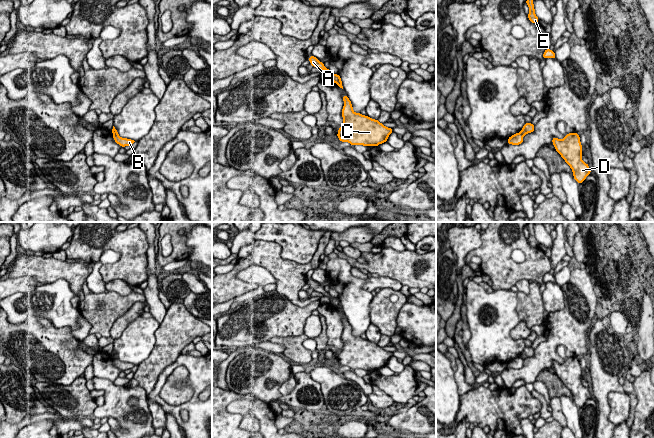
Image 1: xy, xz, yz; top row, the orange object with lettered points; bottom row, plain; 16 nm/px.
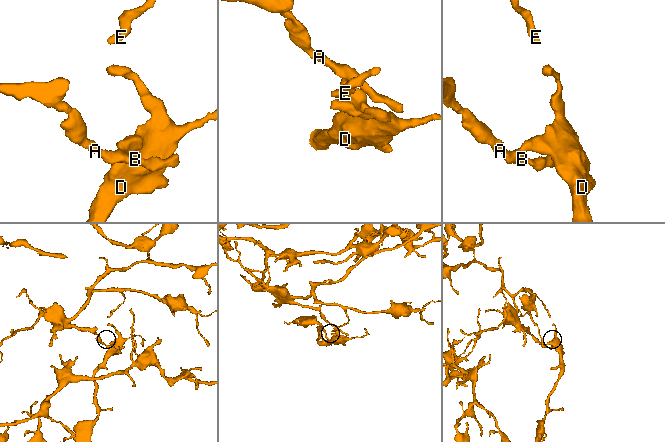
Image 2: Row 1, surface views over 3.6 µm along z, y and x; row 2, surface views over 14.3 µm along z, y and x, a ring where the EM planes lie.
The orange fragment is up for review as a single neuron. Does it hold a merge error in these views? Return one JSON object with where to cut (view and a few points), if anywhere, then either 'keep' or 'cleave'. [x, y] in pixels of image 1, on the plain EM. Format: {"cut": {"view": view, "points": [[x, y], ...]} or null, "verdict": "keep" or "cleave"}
{"cut": {"view": "yz", "points": [[520, 356], [523, 359]]}, "verdict": "cleave"}

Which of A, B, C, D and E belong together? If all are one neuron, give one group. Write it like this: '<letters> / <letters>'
A B E / C D

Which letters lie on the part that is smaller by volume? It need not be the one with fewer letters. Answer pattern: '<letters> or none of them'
C, D

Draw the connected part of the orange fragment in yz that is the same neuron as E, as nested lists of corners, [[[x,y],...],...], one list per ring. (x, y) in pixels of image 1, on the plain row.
[[[528,222],[527,225],[525,226],[528,231],[529,231],[529,238],[528,238],[528,243],[533,247],[536,248],[539,246],[538,241],[535,238],[535,233],[534,233],[534,228],[533,228],[533,223]]]

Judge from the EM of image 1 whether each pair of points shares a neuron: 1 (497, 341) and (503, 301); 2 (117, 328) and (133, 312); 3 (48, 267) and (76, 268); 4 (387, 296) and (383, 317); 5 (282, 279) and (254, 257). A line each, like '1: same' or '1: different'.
1: same
2: same
3: same
4: same
5: same

